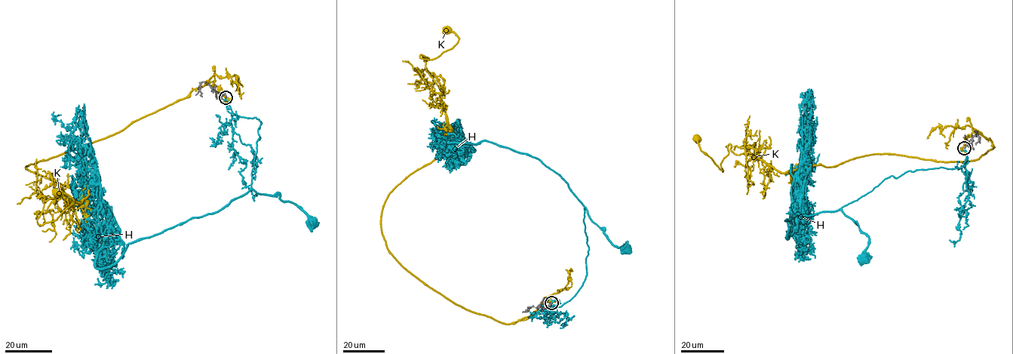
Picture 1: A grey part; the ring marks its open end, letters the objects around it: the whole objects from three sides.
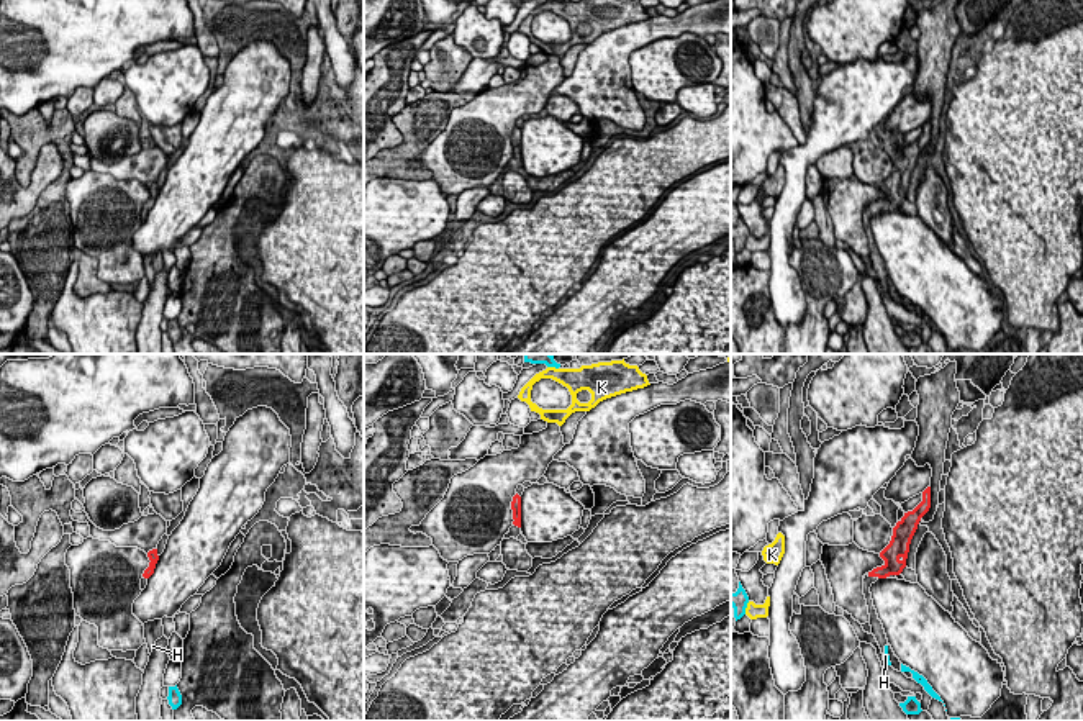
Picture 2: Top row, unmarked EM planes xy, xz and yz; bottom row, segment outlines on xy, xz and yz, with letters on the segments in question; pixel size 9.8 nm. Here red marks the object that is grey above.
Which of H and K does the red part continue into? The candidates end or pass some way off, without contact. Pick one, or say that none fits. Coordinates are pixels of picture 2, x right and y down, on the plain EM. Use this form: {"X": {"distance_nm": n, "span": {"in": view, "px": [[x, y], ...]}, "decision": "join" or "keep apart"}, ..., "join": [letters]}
{"H": {"distance_nm": 650, "span": {"in": "yz", "px": [[885, 210], [885, 279]]}, "decision": "join"}, "K": {"distance_nm": 750, "span": {"in": "xz", "px": [[516, 126], [548, 54]]}, "decision": "keep apart"}, "join": ["H"]}

